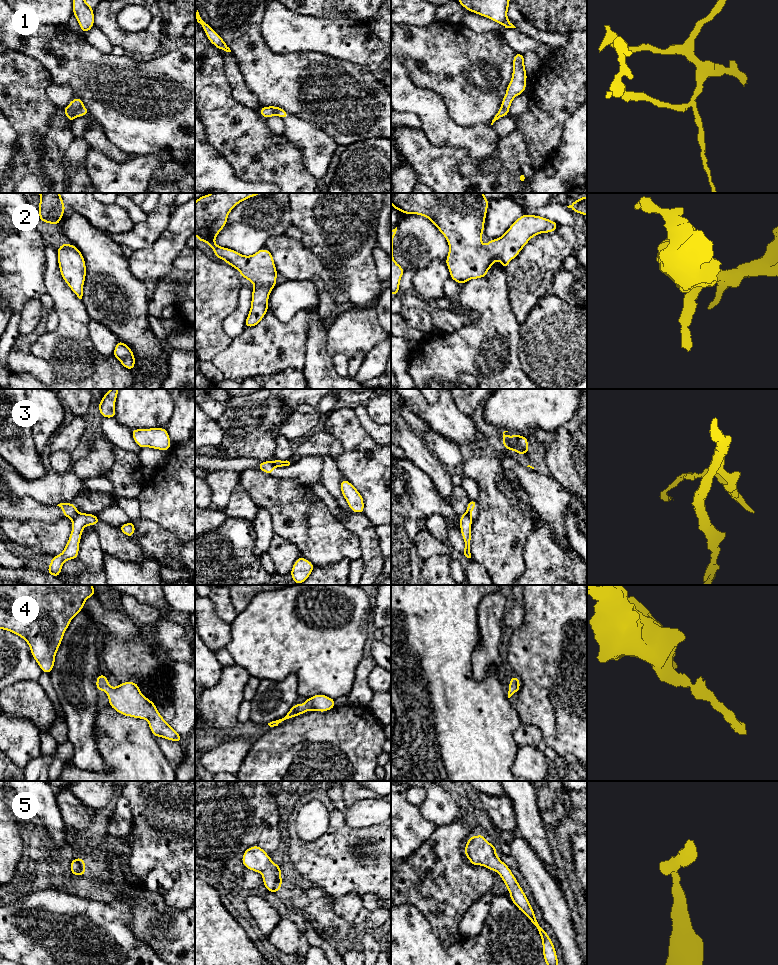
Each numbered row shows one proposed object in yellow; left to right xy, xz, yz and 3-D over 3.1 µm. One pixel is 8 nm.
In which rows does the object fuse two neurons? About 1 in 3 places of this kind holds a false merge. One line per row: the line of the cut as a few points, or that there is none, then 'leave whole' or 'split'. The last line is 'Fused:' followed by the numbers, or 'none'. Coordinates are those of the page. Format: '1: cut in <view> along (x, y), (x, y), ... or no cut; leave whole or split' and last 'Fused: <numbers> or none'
1: cut in xy along (82, 105), (76, 110), (74, 117); split
2: no cut; leave whole
3: cut in xy along (78, 512), (72, 520); split
4: no cut; leave whole
5: no cut; leave whole
Fused: 1, 3

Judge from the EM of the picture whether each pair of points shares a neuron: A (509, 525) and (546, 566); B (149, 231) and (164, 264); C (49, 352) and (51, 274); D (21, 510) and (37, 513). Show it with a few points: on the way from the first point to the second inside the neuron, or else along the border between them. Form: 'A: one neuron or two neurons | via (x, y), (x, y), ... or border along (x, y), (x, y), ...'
A: two neurons | border along (534, 527), (525, 544), (524, 566)
B: two neurons | border along (168, 222), (163, 232), (150, 245), (133, 251)
C: one neuron | via (65, 333), (65, 302), (60, 293)
D: one neuron | via (25, 510), (33, 510)

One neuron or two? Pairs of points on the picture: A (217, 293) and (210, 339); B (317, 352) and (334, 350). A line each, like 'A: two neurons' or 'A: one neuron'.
A: one neuron
B: two neurons

